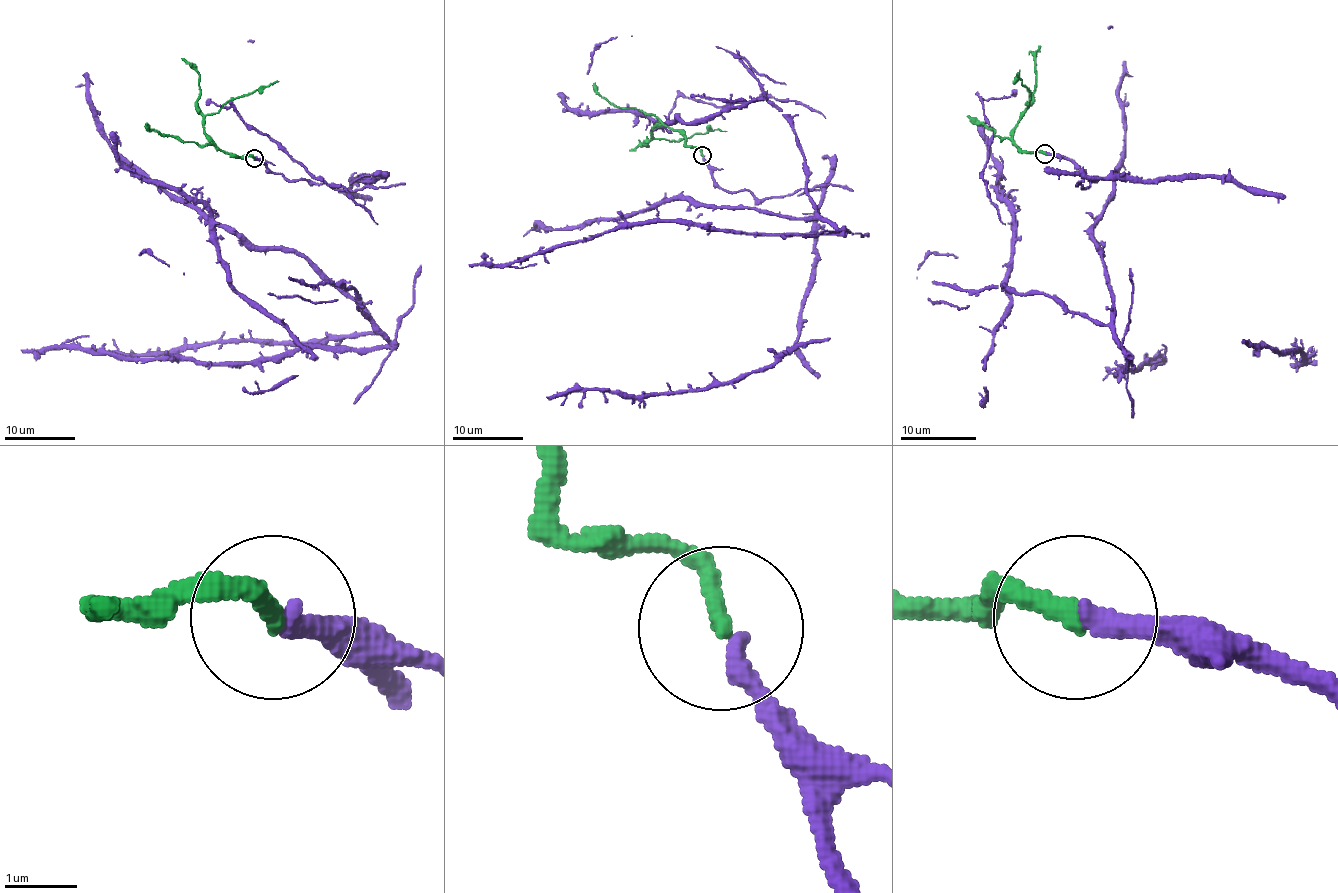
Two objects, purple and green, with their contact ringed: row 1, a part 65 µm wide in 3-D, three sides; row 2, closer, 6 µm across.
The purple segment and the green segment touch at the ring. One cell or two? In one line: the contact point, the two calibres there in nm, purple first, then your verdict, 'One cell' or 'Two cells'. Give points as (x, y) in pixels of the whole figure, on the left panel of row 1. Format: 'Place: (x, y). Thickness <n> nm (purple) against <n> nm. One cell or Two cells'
Place: (254, 158). Thickness 280 nm (purple) against 260 nm. One cell

